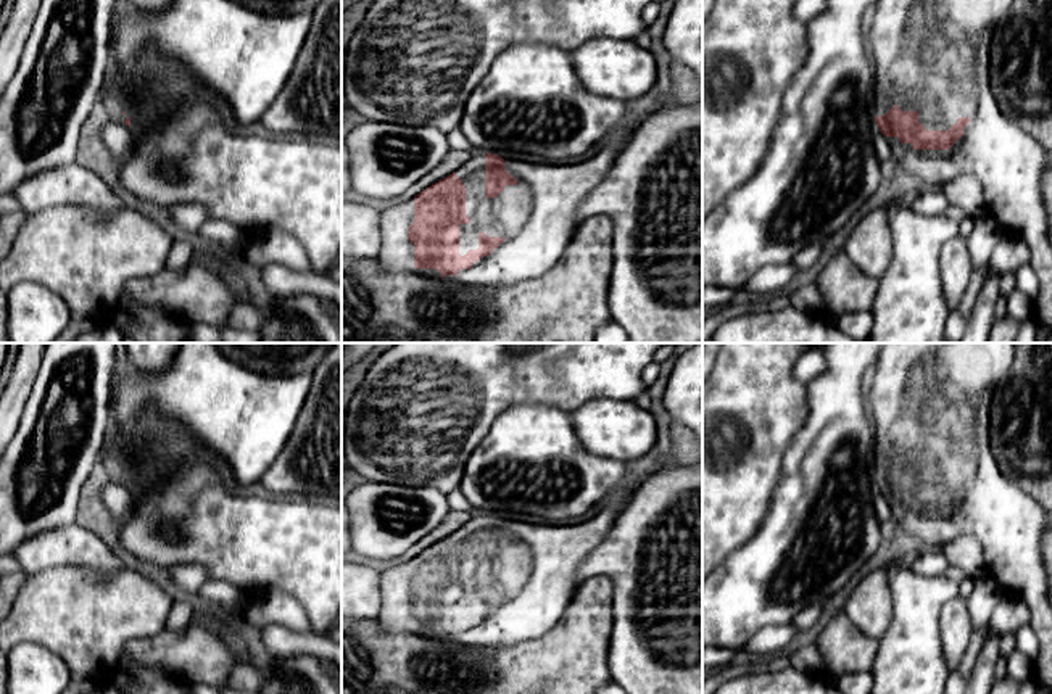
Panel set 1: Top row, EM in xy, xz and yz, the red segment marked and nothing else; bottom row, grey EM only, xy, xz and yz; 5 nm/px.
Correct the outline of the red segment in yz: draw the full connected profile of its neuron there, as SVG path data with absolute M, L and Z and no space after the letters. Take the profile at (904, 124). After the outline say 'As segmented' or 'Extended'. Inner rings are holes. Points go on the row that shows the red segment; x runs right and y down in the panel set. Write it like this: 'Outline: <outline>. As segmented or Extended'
Outline: M876 0L868 29L873 114L915 187L942 188L962 174L980 180L984 211L1029 248L1041 283L1029 319L1041 330L1052 327L1052 245L1041 188L1052 155L1000 113L989 84L991 34L1013 5L1015 0Z. Extended

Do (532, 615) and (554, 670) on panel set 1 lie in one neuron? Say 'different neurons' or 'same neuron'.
different neurons

